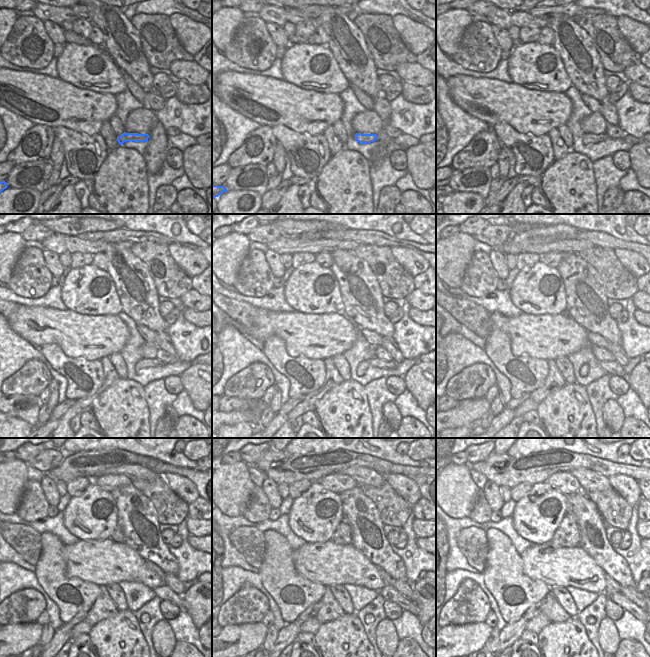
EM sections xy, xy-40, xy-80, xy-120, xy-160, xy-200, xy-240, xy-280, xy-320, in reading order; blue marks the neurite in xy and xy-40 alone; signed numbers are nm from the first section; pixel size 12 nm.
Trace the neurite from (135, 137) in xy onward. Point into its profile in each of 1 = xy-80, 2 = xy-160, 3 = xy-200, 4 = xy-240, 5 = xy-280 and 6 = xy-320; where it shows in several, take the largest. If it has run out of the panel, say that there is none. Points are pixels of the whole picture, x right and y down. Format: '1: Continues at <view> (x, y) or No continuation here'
1: Continues at xy-80 (588, 139)
2: Continues at xy-160 (375, 362)
3: Continues at xy-200 (612, 368)
4: Continues at xy-240 (165, 593)
5: Continues at xy-280 (389, 593)
6: Continues at xy-320 (619, 598)

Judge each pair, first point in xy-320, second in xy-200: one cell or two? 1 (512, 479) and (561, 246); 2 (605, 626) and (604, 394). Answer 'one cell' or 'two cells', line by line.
1: two cells
2: two cells

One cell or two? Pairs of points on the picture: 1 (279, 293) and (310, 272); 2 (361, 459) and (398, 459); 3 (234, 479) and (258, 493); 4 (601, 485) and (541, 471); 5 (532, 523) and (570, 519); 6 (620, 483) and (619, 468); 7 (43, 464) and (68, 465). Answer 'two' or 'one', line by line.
1: two
2: two
3: two
4: two
5: two
6: two
7: two

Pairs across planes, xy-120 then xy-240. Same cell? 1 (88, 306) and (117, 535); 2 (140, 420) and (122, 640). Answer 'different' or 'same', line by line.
1: different
2: same

